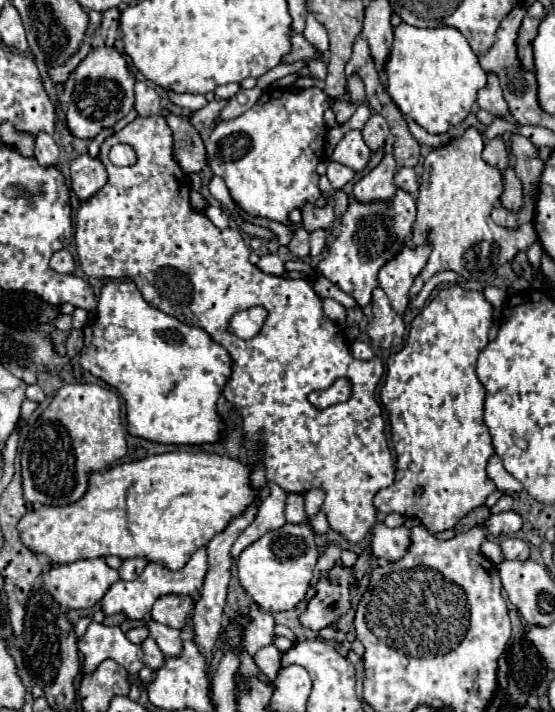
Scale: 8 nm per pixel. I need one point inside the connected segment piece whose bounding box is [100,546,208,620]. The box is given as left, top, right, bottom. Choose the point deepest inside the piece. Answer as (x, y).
(135, 599)

